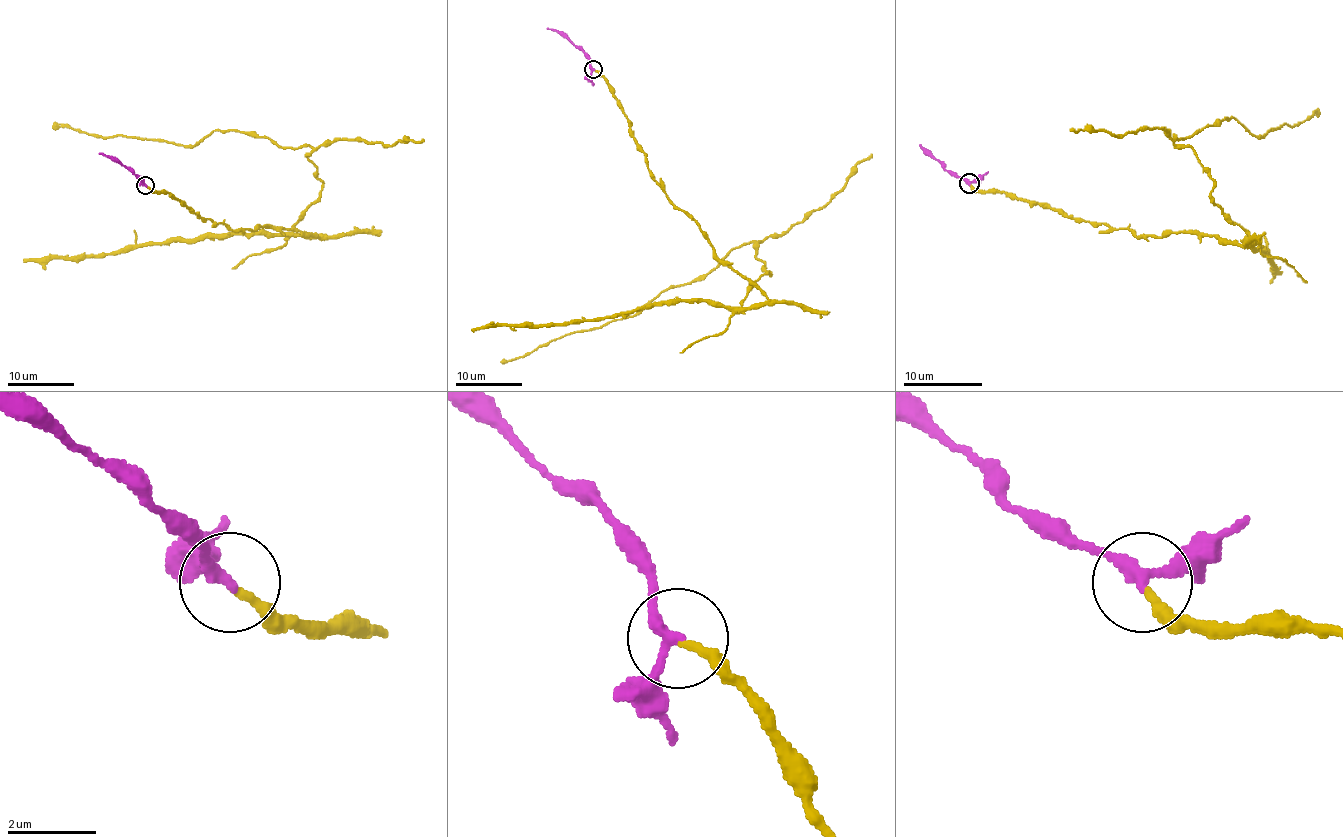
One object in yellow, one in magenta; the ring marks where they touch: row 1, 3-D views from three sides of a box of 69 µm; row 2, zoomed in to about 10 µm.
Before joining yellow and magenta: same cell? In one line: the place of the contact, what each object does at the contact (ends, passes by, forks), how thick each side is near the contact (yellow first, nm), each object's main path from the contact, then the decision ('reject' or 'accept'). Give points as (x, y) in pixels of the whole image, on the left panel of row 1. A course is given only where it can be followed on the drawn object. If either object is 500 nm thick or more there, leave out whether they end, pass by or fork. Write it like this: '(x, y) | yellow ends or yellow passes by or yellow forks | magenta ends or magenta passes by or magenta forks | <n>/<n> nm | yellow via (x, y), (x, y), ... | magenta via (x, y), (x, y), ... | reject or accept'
(145, 185) | yellow ends | magenta passes by | 190/240 nm | yellow via (146, 186), (231, 230), (320, 236), (294, 231), (322, 188), (310, 147), (236, 130), (184, 145), (53, 128) | magenta via (146, 185), (108, 155), (99, 153) | accept

